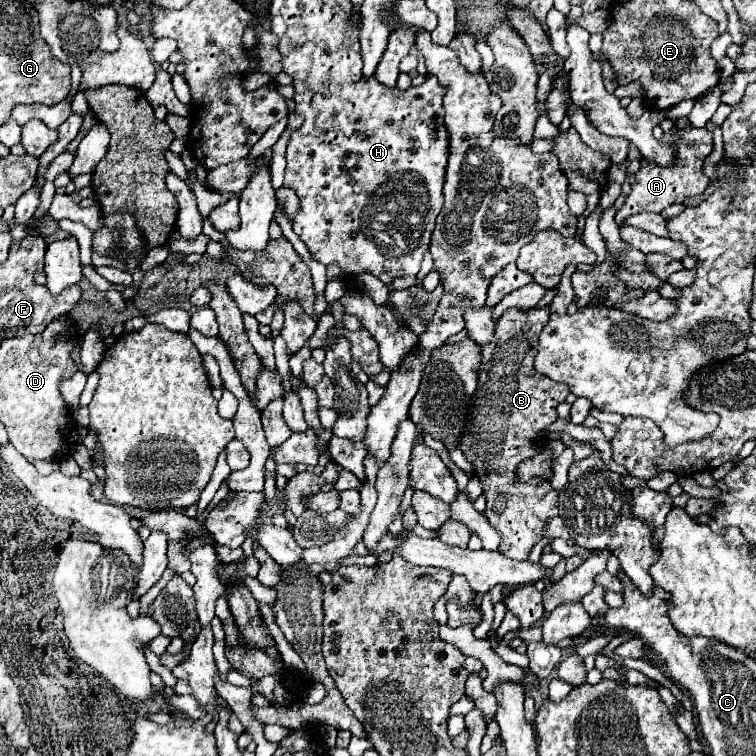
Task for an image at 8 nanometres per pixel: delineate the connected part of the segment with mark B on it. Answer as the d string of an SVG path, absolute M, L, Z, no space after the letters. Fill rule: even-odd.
M545 306L527 312L505 310L495 322L493 340L481 346L479 384L469 408L471 418L459 438L459 448L471 462L473 476L479 478L487 498L485 516L501 532L501 552L515 560L529 558L531 548L543 538L545 522L559 514L559 490L551 486L551 480L543 476L527 482L517 480L519 464L539 454L541 434L559 418L555 406L565 402L569 394L567 386L551 382L533 370L539 334L547 318L549 308Z

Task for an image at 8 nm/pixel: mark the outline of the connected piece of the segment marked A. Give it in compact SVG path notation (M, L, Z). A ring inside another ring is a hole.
M673 128L671 134L663 134L663 138L659 140L663 144L669 144L675 150L675 160L671 166L659 166L651 160L641 160L641 168L635 176L635 184L631 186L631 192L625 198L623 208L617 212L615 220L621 226L623 218L631 216L631 214L639 214L639 212L661 212L663 208L675 204L675 202L685 202L691 200L699 194L705 192L705 188L709 186L709 178L703 174L703 164L705 158L713 152L713 136L707 128L687 128L687 130L679 130Z

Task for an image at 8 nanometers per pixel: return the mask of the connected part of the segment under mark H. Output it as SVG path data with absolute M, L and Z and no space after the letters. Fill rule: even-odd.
M427 76L425 84L409 90L399 90L399 88L385 88L379 84L375 78L361 78L357 84L343 86L339 94L333 98L333 104L319 102L317 100L311 104L303 126L297 130L297 134L289 140L287 146L287 170L285 170L285 184L287 188L295 190L299 198L299 212L291 218L295 234L305 242L307 250L311 252L313 260L321 262L323 266L337 264L343 270L343 276L351 282L359 274L369 272L375 278L379 278L385 286L389 286L395 278L403 276L417 276L419 264L423 260L423 254L429 248L431 242L431 232L435 228L435 218L443 208L443 182L445 182L445 166L449 158L449 132L443 122L443 88L439 82L431 76Z

